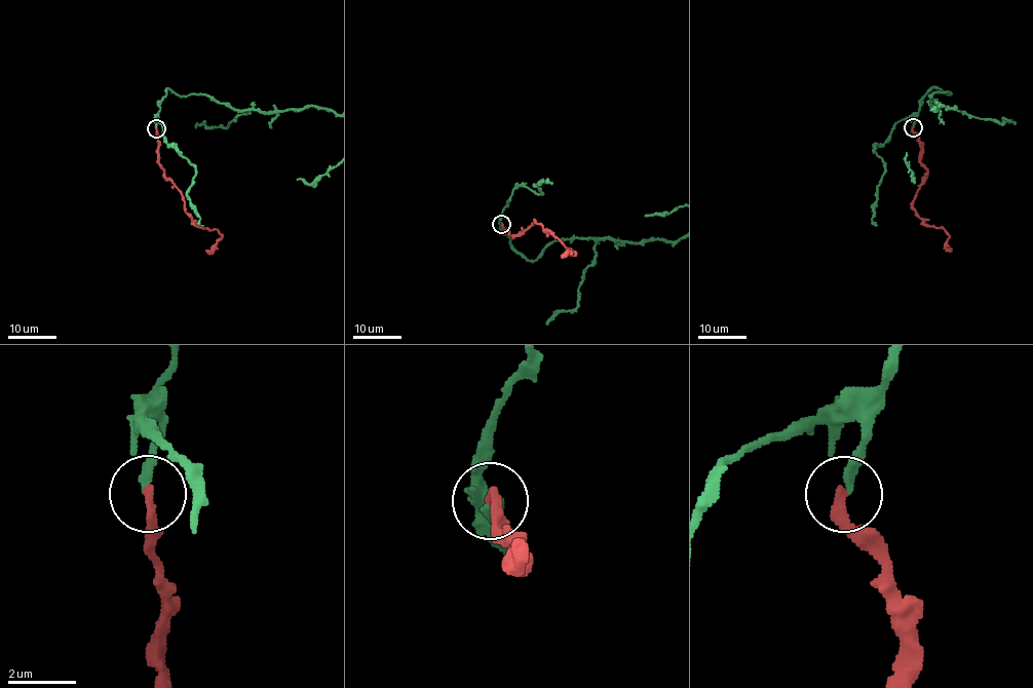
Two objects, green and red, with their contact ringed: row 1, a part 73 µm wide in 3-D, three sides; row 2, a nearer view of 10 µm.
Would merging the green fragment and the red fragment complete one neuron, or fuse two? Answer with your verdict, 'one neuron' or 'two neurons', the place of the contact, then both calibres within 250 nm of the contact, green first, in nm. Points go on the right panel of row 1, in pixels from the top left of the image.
one neuron; place (913, 127); calibres 240 and 300 nm

